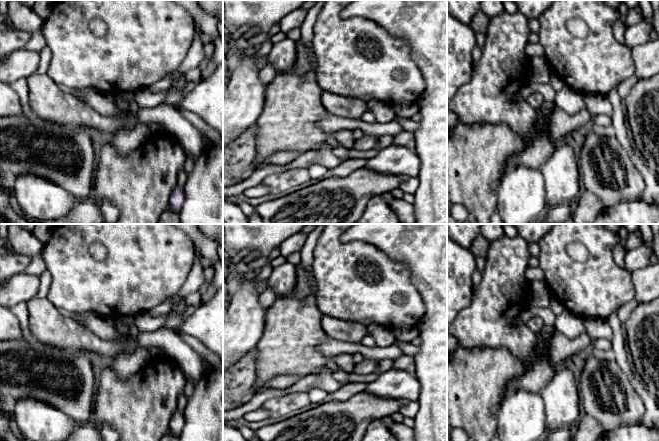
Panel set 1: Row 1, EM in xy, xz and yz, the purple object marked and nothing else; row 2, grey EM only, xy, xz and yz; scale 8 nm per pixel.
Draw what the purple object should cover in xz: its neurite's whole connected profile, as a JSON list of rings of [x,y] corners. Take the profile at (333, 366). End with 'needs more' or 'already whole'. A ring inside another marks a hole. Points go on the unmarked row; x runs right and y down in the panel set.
[[[328,338],[325,342],[320,344],[318,346],[318,350],[326,357],[326,366],[331,368],[333,371],[340,370],[333,361],[333,358],[339,354],[355,355],[359,353],[365,359],[375,359],[378,361],[383,359],[391,359],[395,361],[398,357],[404,354],[397,344],[386,347],[379,347],[376,345],[368,347],[361,343],[343,342],[332,338]]]; needs more

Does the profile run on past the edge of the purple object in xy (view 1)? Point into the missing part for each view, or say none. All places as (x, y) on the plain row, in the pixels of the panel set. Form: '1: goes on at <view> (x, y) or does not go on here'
1: does not go on here

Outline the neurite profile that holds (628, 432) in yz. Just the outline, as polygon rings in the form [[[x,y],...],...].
[[[624,424],[602,431],[597,441],[659,441],[659,429],[638,424]]]

